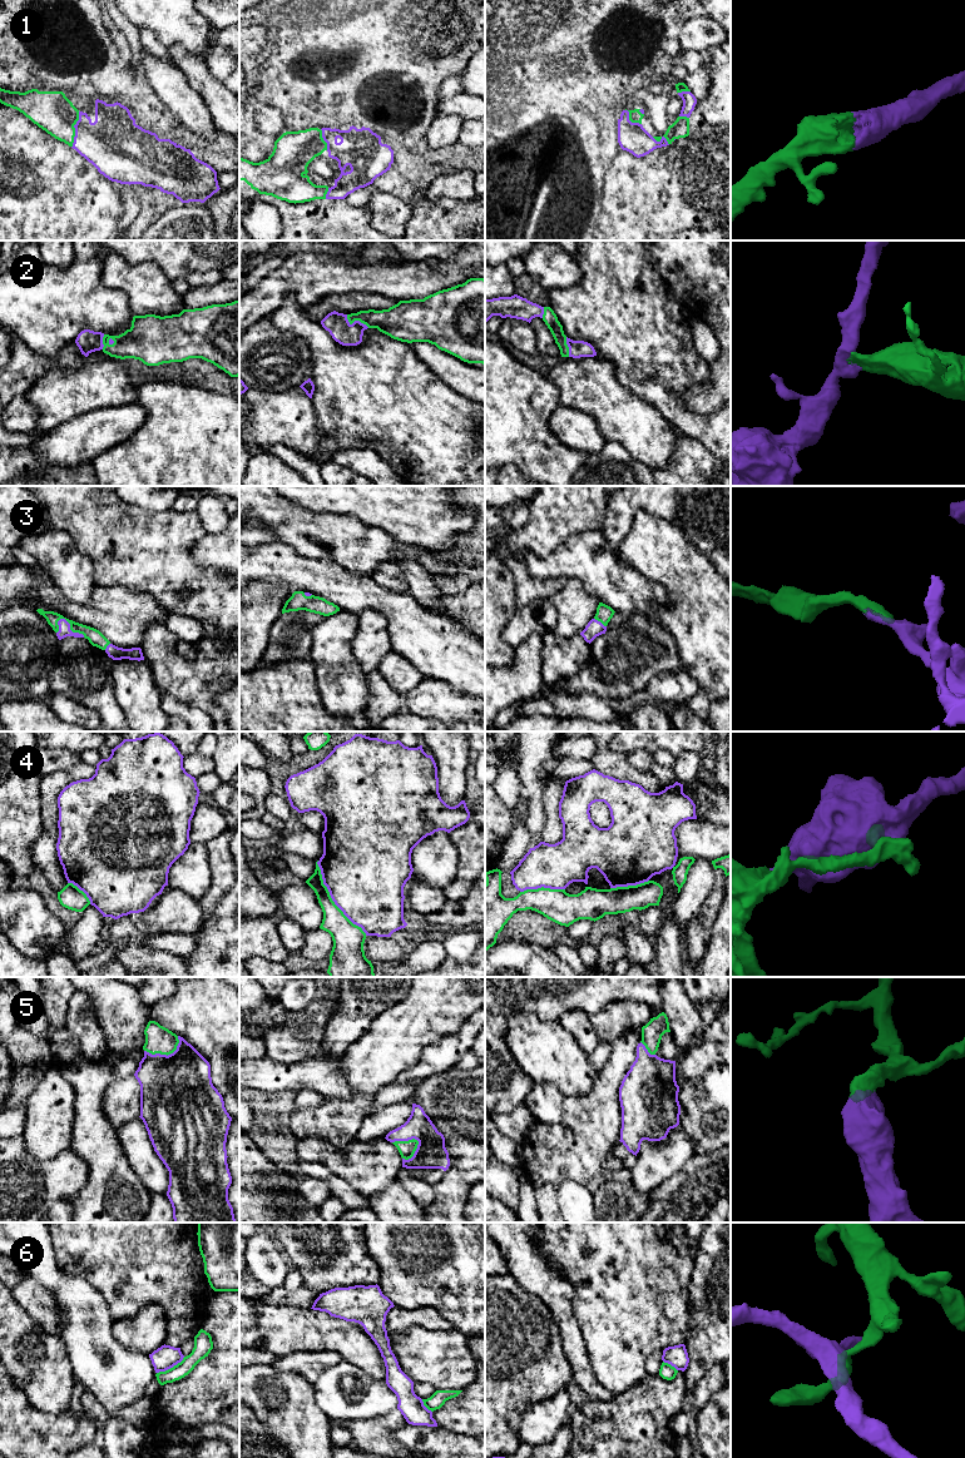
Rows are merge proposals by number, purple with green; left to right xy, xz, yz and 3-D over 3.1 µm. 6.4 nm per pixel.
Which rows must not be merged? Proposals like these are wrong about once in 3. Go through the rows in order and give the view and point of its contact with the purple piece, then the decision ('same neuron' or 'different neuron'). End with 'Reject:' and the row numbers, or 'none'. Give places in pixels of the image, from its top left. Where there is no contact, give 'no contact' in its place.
1: meets purple in xy at (75, 129); same neuron
2: meets purple in xz at (356, 321); same neuron
3: meets purple in xy at (69, 628); same neuron
4: meets purple in xz at (332, 899); different neuron
5: meets purple in xz at (406, 1140); same neuron
6: meets purple in xy at (171, 1367); different neuron
Reject: 4, 6

